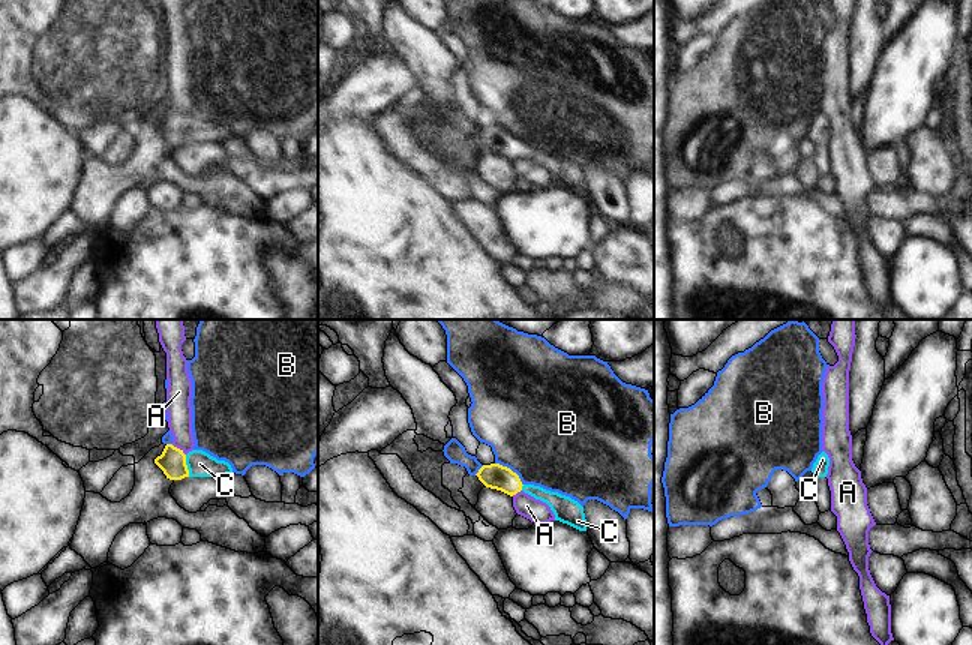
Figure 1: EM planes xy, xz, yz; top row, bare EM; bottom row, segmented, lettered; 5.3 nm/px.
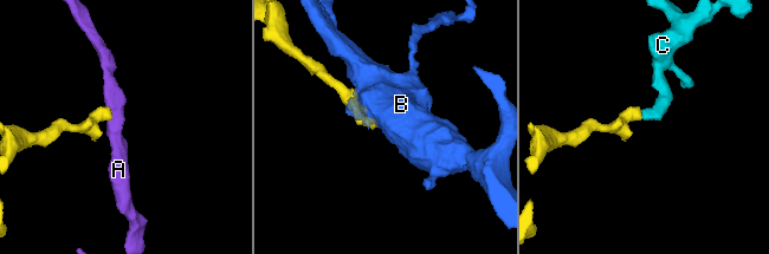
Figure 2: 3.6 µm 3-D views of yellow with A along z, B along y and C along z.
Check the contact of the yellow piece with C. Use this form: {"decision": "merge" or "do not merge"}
{"decision": "merge"}

